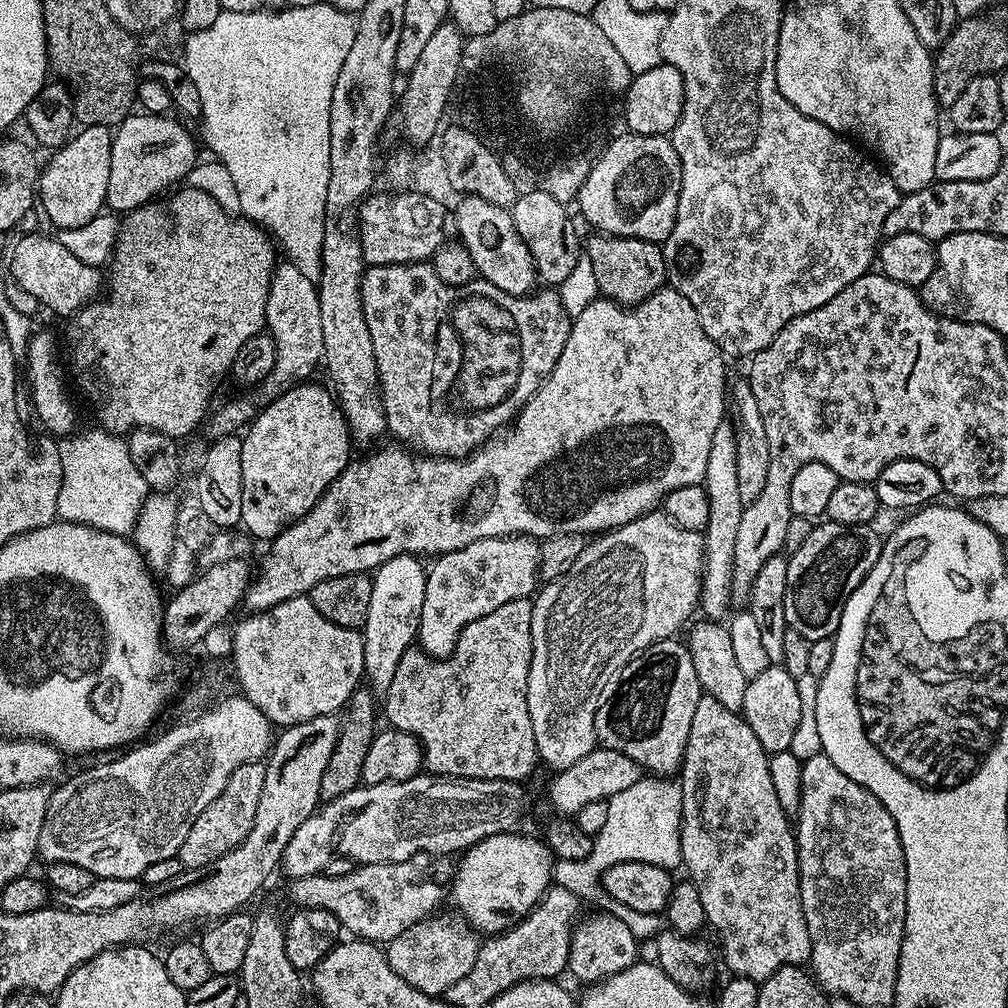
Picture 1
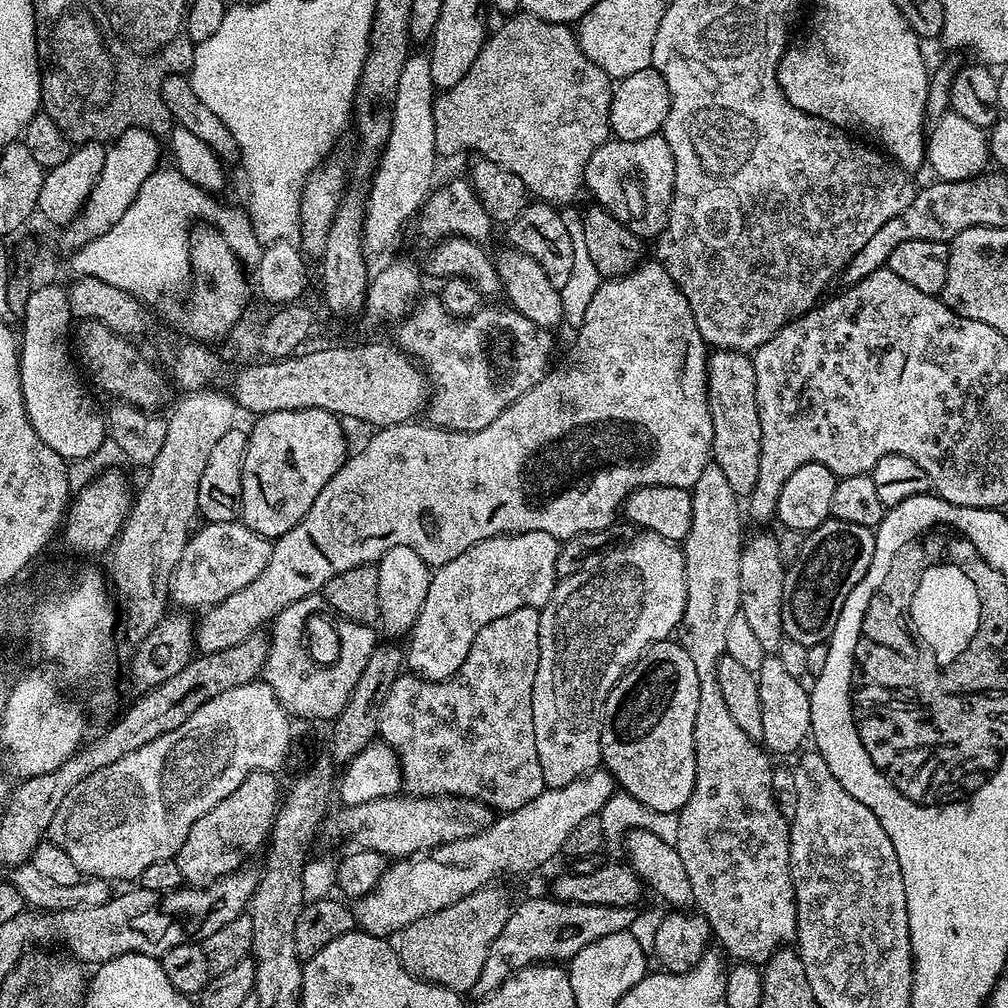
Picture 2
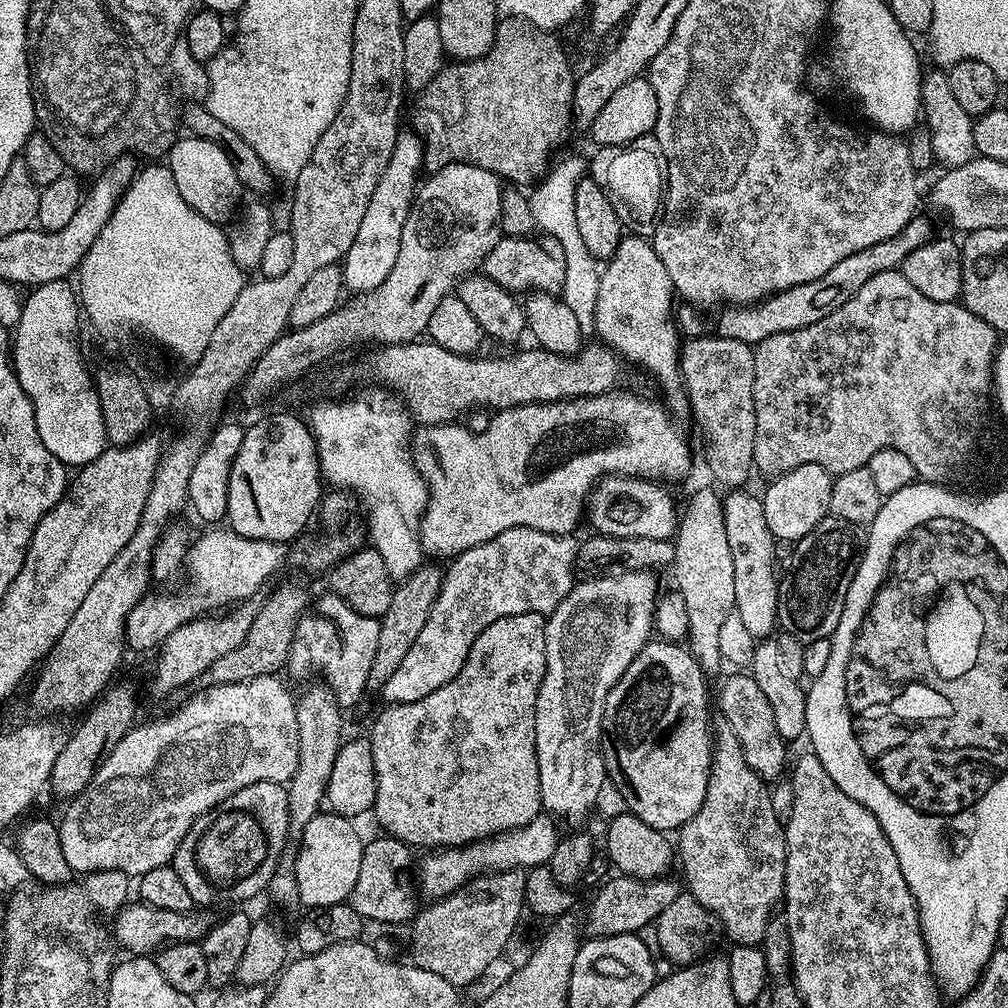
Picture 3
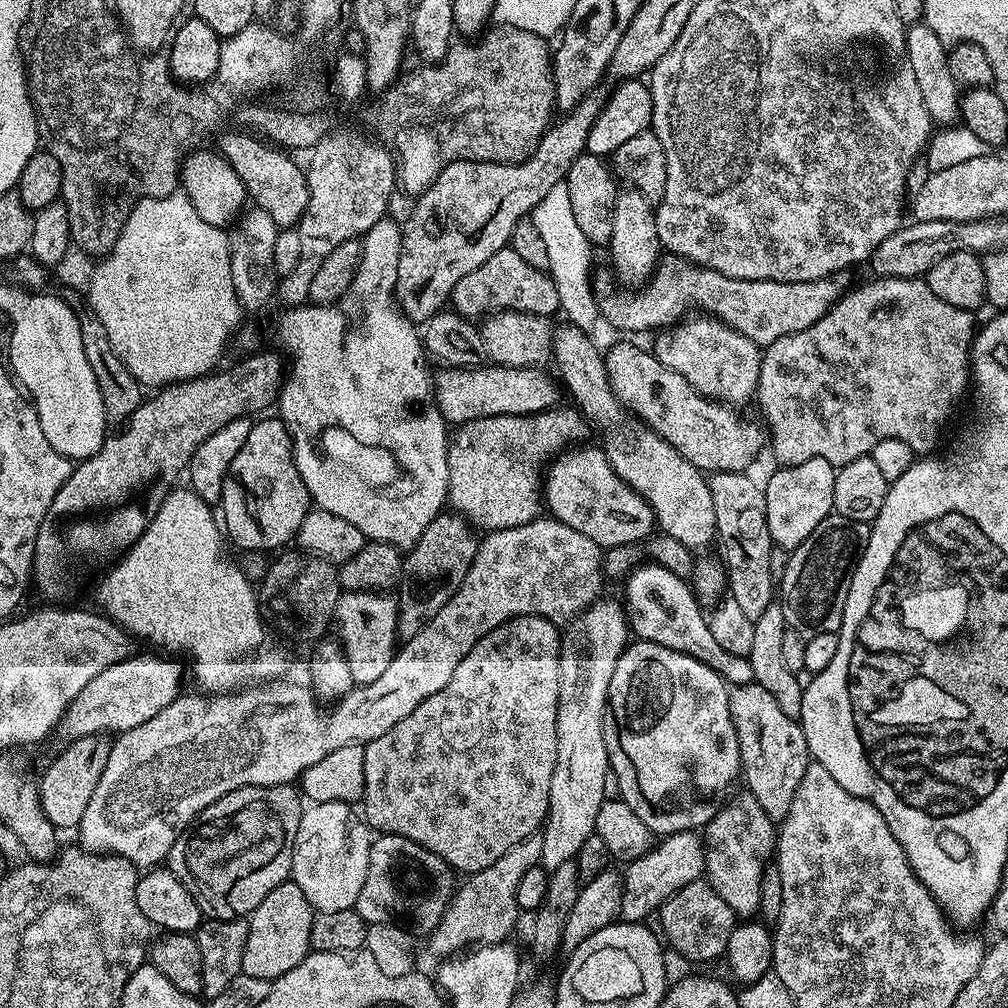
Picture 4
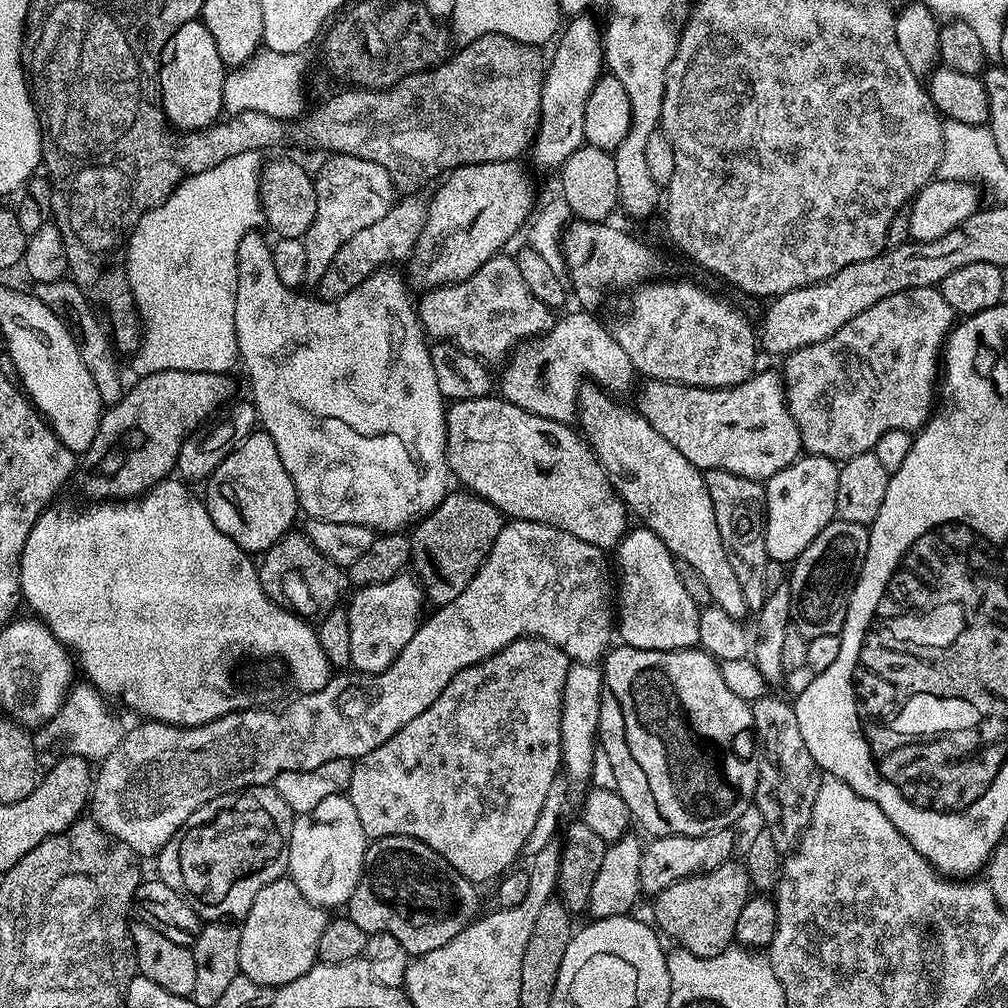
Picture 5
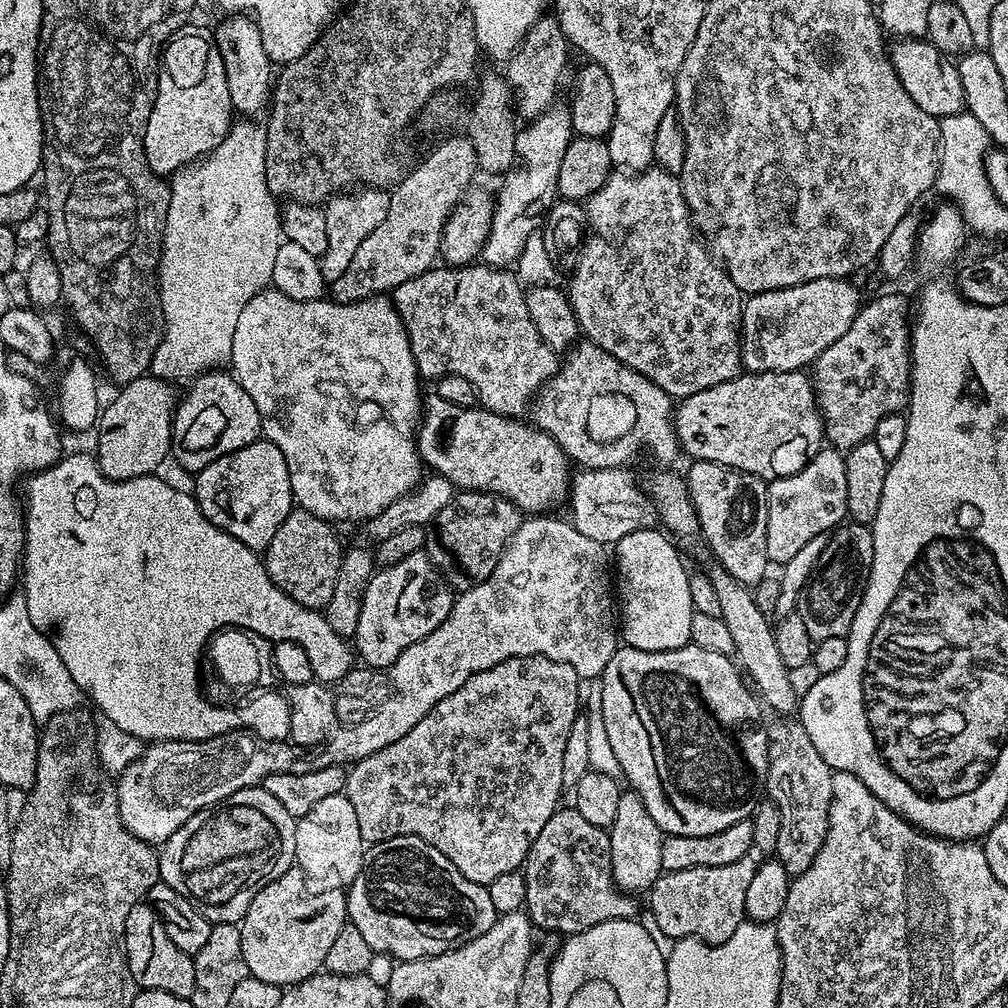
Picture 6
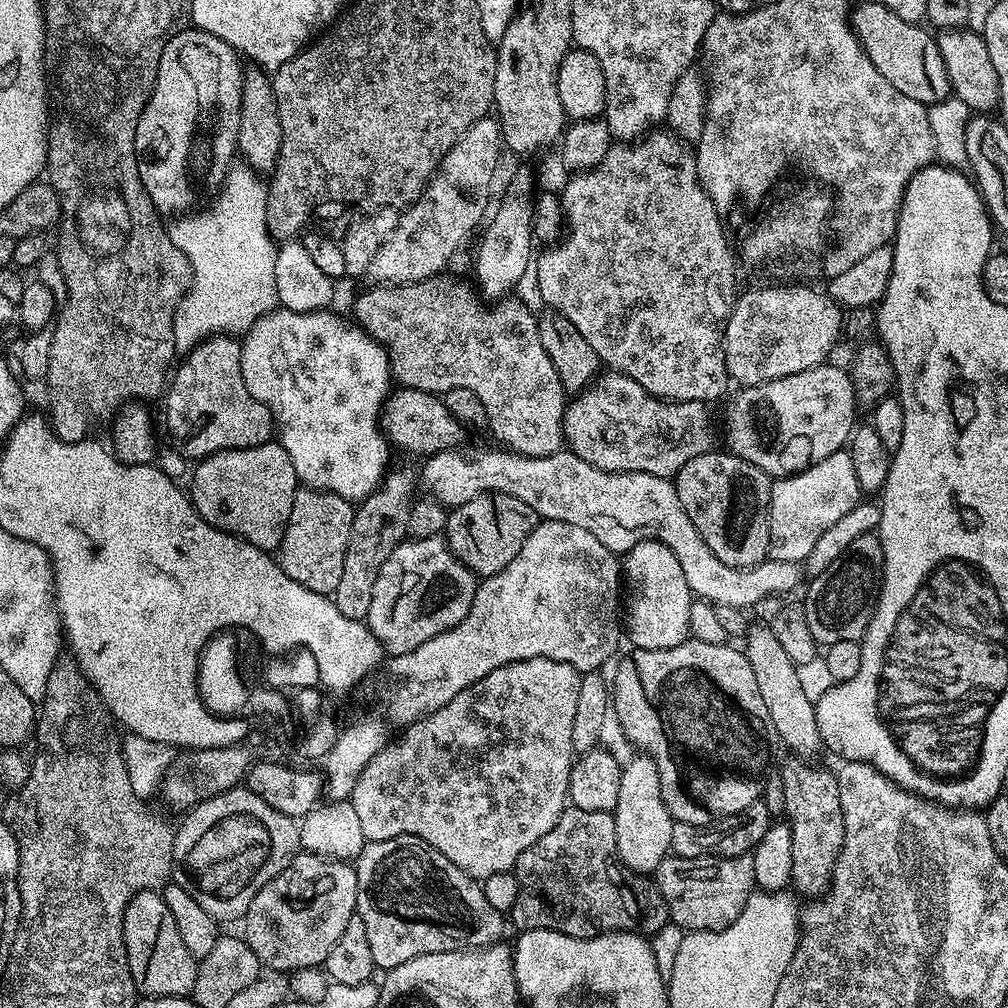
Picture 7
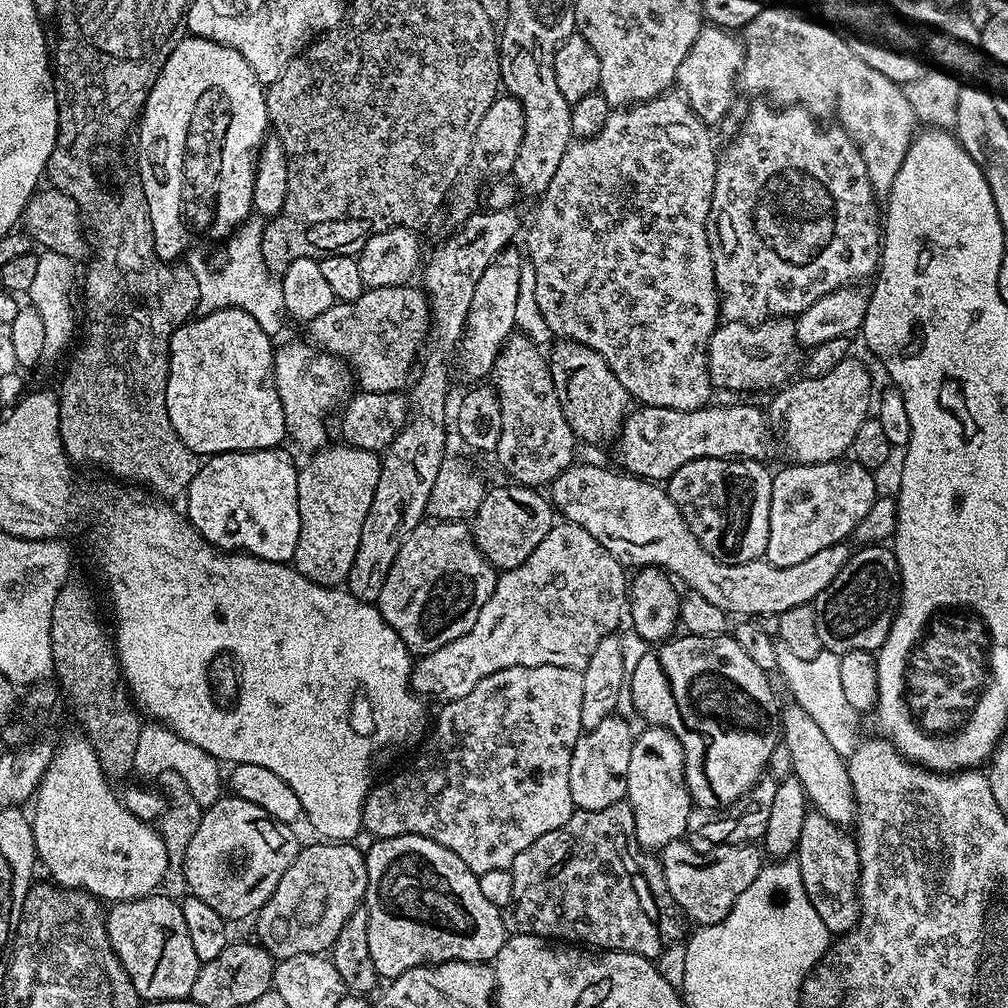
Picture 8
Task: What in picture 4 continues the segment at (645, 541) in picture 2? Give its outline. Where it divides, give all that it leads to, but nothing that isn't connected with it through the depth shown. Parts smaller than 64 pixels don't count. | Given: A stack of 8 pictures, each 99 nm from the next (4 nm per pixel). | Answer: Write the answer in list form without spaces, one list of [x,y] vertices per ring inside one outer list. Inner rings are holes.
[[[597,599],[596,603],[585,608],[579,617],[571,621],[569,632],[563,633],[560,642],[560,665],[558,666],[558,712],[556,714],[556,733],[558,750],[554,774],[550,778],[548,795],[548,814],[539,833],[542,838],[542,854],[539,867],[551,870],[562,866],[562,862],[575,860],[584,843],[596,830],[598,810],[606,799],[604,791],[610,778],[608,751],[604,745],[604,717],[608,712],[608,691],[610,678],[614,678],[614,666],[630,643],[629,619],[625,605],[612,600]]]

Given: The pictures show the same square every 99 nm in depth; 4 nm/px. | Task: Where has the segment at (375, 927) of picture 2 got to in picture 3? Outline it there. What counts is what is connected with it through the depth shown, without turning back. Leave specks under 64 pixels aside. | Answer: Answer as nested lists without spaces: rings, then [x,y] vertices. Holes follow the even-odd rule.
[[[541,814],[529,824],[512,832],[503,832],[489,840],[479,840],[477,844],[466,844],[463,848],[441,848],[427,853],[424,861],[418,864],[418,888],[428,895],[429,901],[440,900],[454,894],[470,880],[489,872],[505,872],[511,868],[527,870],[551,861],[561,833],[556,833],[557,821],[551,815]]]

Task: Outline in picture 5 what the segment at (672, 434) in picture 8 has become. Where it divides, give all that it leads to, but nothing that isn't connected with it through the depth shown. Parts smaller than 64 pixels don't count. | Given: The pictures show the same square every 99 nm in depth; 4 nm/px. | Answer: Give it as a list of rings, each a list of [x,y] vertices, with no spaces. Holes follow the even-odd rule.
[[[587,310],[575,311],[565,311],[565,316],[561,320],[559,317],[547,332],[525,343],[503,365],[504,377],[498,380],[499,395],[514,406],[563,424],[577,419],[576,396],[586,378],[609,393],[620,394],[616,392],[626,391],[638,376],[630,358],[626,358],[626,350],[622,350],[606,324],[604,328],[599,315]]]

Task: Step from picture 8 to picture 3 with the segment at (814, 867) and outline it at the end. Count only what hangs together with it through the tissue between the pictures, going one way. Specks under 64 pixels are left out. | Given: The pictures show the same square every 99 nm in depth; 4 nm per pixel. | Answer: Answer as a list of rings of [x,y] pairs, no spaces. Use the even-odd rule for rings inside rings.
[[[736,670],[724,680],[724,685],[720,688],[720,712],[723,723],[730,726],[730,730],[734,730],[734,734],[738,738],[738,742],[742,746],[742,754],[746,754],[746,762],[750,762],[750,770],[754,770],[754,774],[758,774],[765,782],[773,782],[780,775],[785,775],[786,769],[790,764],[790,756],[788,760],[789,745],[784,739],[776,735],[776,727],[774,726],[774,713],[770,710],[770,702],[766,702],[766,694],[762,694],[762,690],[758,687],[758,682],[754,682],[754,678],[747,671]]]

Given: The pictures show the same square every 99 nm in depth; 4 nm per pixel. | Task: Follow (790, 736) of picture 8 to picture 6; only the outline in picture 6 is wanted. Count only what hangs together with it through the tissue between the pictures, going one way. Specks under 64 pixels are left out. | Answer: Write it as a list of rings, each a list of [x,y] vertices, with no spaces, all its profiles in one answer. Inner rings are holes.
[[[712,566],[707,569],[707,573],[710,582],[714,582],[714,591],[718,593],[722,605],[720,616],[734,638],[735,659],[754,683],[759,699],[769,709],[772,707],[776,714],[795,713],[798,708],[798,697],[790,686],[789,668],[784,665],[781,655],[778,654],[778,642],[774,642],[774,624],[770,616],[758,610],[753,593],[745,585],[738,583],[725,568]]]

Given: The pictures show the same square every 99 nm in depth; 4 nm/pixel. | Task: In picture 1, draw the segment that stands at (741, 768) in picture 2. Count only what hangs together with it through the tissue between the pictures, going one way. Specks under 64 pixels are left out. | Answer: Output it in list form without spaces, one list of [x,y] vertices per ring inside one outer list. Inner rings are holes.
[[[726,418],[714,430],[714,438],[710,442],[710,455],[706,461],[706,474],[702,481],[706,490],[706,498],[710,498],[710,522],[706,522],[703,530],[704,538],[704,577],[700,583],[699,611],[707,619],[723,621],[729,615],[728,603],[734,600],[732,594],[732,571],[734,570],[734,538],[738,538],[738,522],[742,522],[744,503],[742,493],[738,491],[738,446],[736,445],[736,426],[731,419]],[[701,695],[697,708],[694,709],[694,719],[690,722],[690,738],[688,739],[688,745],[684,751],[684,763],[681,764],[678,773],[678,783],[682,790],[682,814],[683,818],[680,820],[680,845],[682,846],[682,854],[680,859],[683,867],[688,867],[686,872],[687,879],[691,880],[694,886],[698,886],[698,894],[702,897],[702,910],[706,910],[706,924],[710,929],[720,935],[720,948],[718,944],[718,952],[722,957],[722,964],[729,968],[729,973],[732,976],[741,976],[742,978],[750,978],[757,982],[763,982],[766,978],[770,978],[770,974],[774,974],[774,970],[782,970],[782,966],[790,966],[791,964],[798,964],[801,966],[807,965],[812,959],[812,939],[808,933],[808,927],[806,926],[806,918],[804,917],[804,911],[802,910],[802,898],[800,897],[800,871],[798,870],[798,854],[796,853],[796,834],[794,831],[793,821],[790,819],[789,813],[782,810],[782,802],[778,802],[778,793],[774,791],[774,781],[770,779],[770,766],[768,765],[769,752],[764,749],[762,742],[758,742],[758,738],[754,734],[754,730],[750,730],[750,726],[744,721],[743,715],[734,710],[726,710],[726,706],[722,706],[722,702],[718,702],[718,698],[710,698],[706,695]]]

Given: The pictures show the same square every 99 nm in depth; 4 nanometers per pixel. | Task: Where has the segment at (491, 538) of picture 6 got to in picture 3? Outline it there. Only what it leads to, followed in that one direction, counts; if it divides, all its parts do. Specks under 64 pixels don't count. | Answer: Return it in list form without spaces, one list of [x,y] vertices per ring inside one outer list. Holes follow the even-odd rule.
[[[421,563],[420,568],[414,570],[414,574],[393,587],[390,610],[386,610],[386,614],[379,617],[378,650],[374,650],[374,663],[370,666],[367,687],[369,693],[379,693],[386,686],[390,674],[394,674],[398,666],[402,666],[402,658],[406,658],[406,653],[410,651],[410,646],[414,646],[418,634],[422,634],[422,626],[426,626],[426,618],[430,618],[430,610],[444,585],[445,569],[436,564],[439,563]]]

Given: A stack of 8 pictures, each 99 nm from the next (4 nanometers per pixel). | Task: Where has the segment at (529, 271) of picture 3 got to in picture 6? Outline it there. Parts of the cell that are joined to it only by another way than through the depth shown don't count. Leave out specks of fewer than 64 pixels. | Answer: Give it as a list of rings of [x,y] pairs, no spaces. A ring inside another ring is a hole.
[[[476,262],[471,266],[433,266],[428,271],[418,274],[418,278],[410,278],[406,282],[402,282],[402,286],[392,289],[390,299],[396,305],[398,314],[404,323],[404,329],[410,338],[410,348],[421,377],[439,378],[449,375],[466,378],[474,386],[477,401],[492,412],[513,418],[523,417],[529,411],[537,393],[547,385],[548,381],[558,371],[558,354],[550,346],[546,346],[546,342],[542,342],[542,338],[538,334],[538,326],[534,326],[534,322],[530,318],[530,310],[526,310],[525,285],[518,279],[515,271],[508,268],[493,268],[491,264],[483,262]]]

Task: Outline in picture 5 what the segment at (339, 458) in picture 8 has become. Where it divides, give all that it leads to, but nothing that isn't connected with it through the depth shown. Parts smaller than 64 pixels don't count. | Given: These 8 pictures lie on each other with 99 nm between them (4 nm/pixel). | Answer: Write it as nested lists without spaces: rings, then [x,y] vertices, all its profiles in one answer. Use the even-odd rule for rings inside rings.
[[[293,530],[283,536],[277,544],[263,553],[261,560],[264,561],[259,561],[258,571],[262,590],[266,590],[273,602],[283,604],[297,616],[309,622],[319,622],[341,603],[341,569],[330,563],[303,531]]]

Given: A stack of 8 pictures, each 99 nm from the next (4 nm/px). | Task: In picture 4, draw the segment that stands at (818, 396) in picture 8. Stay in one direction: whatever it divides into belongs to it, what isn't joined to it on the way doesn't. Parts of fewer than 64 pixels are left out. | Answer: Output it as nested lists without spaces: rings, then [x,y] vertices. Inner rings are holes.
[[[620,338],[609,352],[603,353],[606,374],[614,394],[636,419],[653,428],[662,440],[670,442],[686,462],[705,474],[744,472],[766,448],[766,432],[759,423],[739,416],[735,407],[703,396],[682,374],[662,366],[655,351]]]

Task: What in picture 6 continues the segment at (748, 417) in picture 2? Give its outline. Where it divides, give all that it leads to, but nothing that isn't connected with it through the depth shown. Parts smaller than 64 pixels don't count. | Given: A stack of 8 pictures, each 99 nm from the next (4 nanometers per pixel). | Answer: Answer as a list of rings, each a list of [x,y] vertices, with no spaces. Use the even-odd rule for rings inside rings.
[[[659,166],[634,173],[613,171],[608,181],[586,200],[586,211],[591,235],[583,241],[572,281],[566,284],[581,333],[673,398],[698,394],[698,390],[741,375],[742,293],[726,274],[724,265],[708,251],[693,224],[679,175]]]

